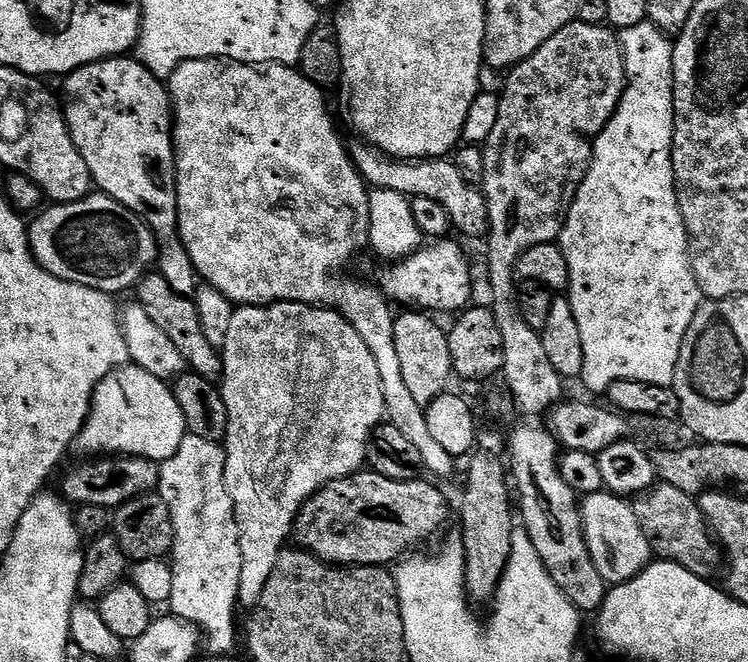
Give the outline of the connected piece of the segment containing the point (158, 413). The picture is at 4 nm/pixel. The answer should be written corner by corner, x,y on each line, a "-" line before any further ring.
129,362
106,374
94,390
92,409
88,411
84,429
76,436
74,448
85,452
88,458
107,454
112,458
137,456
163,462
176,453
178,446
182,446
187,432
182,410
171,387

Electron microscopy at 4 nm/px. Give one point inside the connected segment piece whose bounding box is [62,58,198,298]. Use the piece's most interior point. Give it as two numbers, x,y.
120,116

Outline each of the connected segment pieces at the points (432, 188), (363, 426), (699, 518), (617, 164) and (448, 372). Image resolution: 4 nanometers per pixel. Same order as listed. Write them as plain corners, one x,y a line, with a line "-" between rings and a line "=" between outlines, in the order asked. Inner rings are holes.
356,142
356,145
351,145
350,155
352,158
353,164
356,165
357,171
360,172
361,178
363,178
364,183
371,186
372,188
381,188
382,190
394,190
398,194
407,196
409,198
413,196
421,196
422,198
434,198
434,202
438,202
439,205
446,210
446,214
450,216
450,222
452,223
453,229
458,233
461,232
464,236
469,236
470,239
476,240
479,238
487,237
488,235
488,207
486,206
486,198
484,197
483,191
477,185
468,184
466,178
462,178
462,174
458,174
455,163
448,158
433,158
431,160
394,160
392,157
388,156
384,152
379,152
377,148
373,148
371,144
366,144
363,142
=
283,300
281,304
250,304
240,306
233,311
230,318
230,330
226,333
226,342
222,349
224,371
218,381
222,398
226,402
228,429
222,441
224,450
224,481
230,494
230,502
234,506
234,518
238,526
238,546
242,550
242,578
240,579
239,607
245,610
255,608
258,598
262,598
262,590
266,590
266,582
270,582
270,574
274,574
274,566
281,552
292,535
292,526
296,516
305,502
319,488
325,488
335,480
345,480
365,467
368,455
368,439
370,434
385,419
384,399
382,398
382,378
378,378
378,366
374,362
374,354
362,342
358,330
346,322
341,312
333,308
315,304
299,304
297,300
=
660,482
651,492
635,497
631,506
638,526
642,526
642,534
646,534
646,542
650,542
659,559
680,564
690,574
705,578
715,577
719,568
721,571
722,549
704,520
697,497
687,496
678,486
=
650,23
630,26
619,33
620,48
624,51
625,86
622,98
606,126
596,135
592,145
592,166
586,178
578,186
574,202
568,211
564,229
560,231
559,245
562,254
566,254
566,266
570,266
570,282
567,297
574,310
574,319
578,322
578,331
582,333
582,354
584,365
579,379
592,392
607,393
608,388
619,380
637,380
650,382
654,386
671,386
678,366
678,354
682,350
682,342
686,338
686,330
690,330
690,322
694,322
694,314
702,303
702,293
694,278
694,270
688,253
688,235
682,222
682,214
676,197
674,182
674,166
672,165
672,139
674,138
674,94
672,93
672,45
673,41
659,28
=
404,310
394,322
394,347
398,354
398,363
402,366
402,382
410,390
410,395
419,404
428,405
434,398
449,391
451,380
454,380
450,362
448,333
435,324
431,315
420,310

